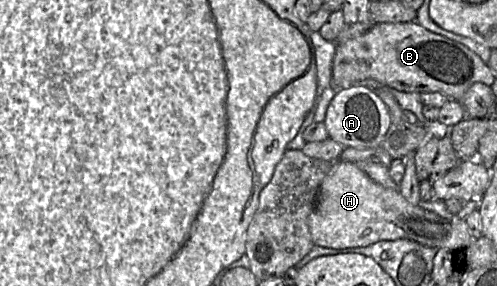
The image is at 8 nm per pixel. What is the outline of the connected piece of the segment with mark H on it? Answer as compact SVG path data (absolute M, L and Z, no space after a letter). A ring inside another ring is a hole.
M342 160L333 162L329 173L322 181L315 207L308 219L308 226L315 245L333 249L368 246L384 240L409 239L436 249L463 248L457 253L458 259L459 253L467 251L465 248L476 240L469 233L465 219L459 218L457 214L451 219L445 219L418 205L413 205L398 190L387 189L374 182L354 162Z

